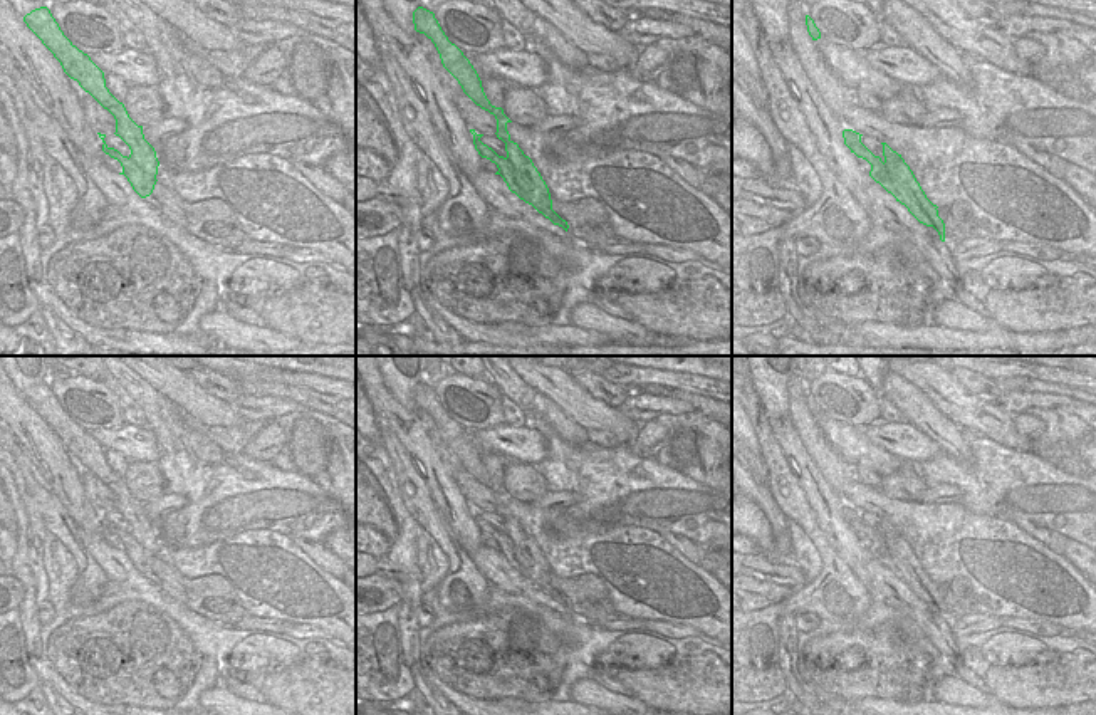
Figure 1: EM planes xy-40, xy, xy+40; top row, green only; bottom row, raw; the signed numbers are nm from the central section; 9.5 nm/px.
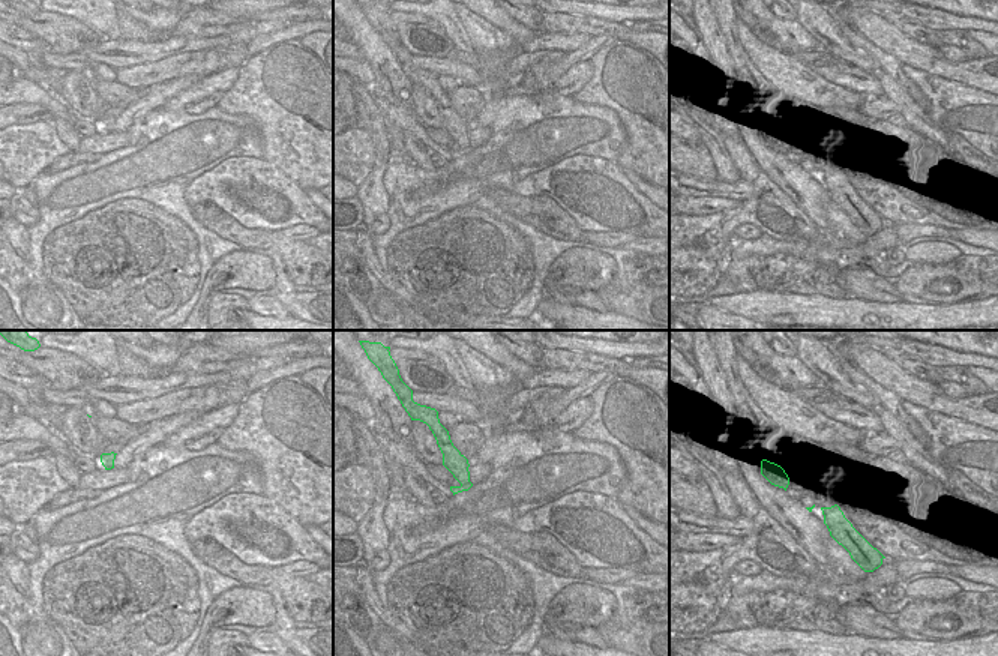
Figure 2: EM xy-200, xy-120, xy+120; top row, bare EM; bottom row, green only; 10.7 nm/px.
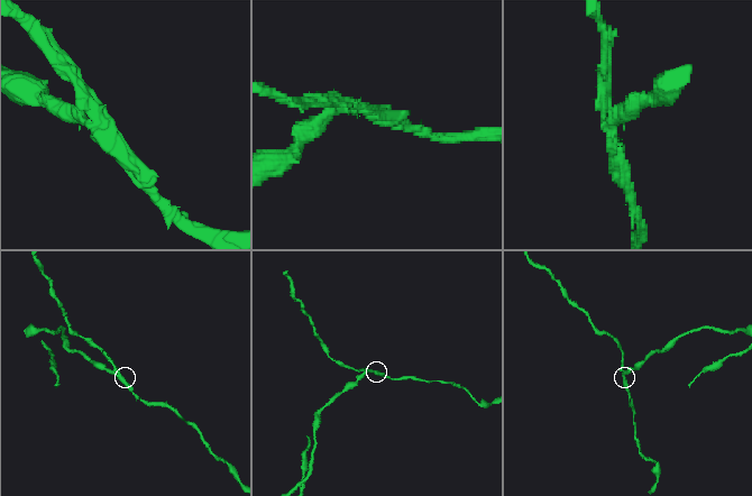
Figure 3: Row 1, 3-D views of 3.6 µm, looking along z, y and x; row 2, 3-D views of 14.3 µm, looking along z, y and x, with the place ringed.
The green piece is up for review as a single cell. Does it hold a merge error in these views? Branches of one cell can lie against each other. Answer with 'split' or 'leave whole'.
split

